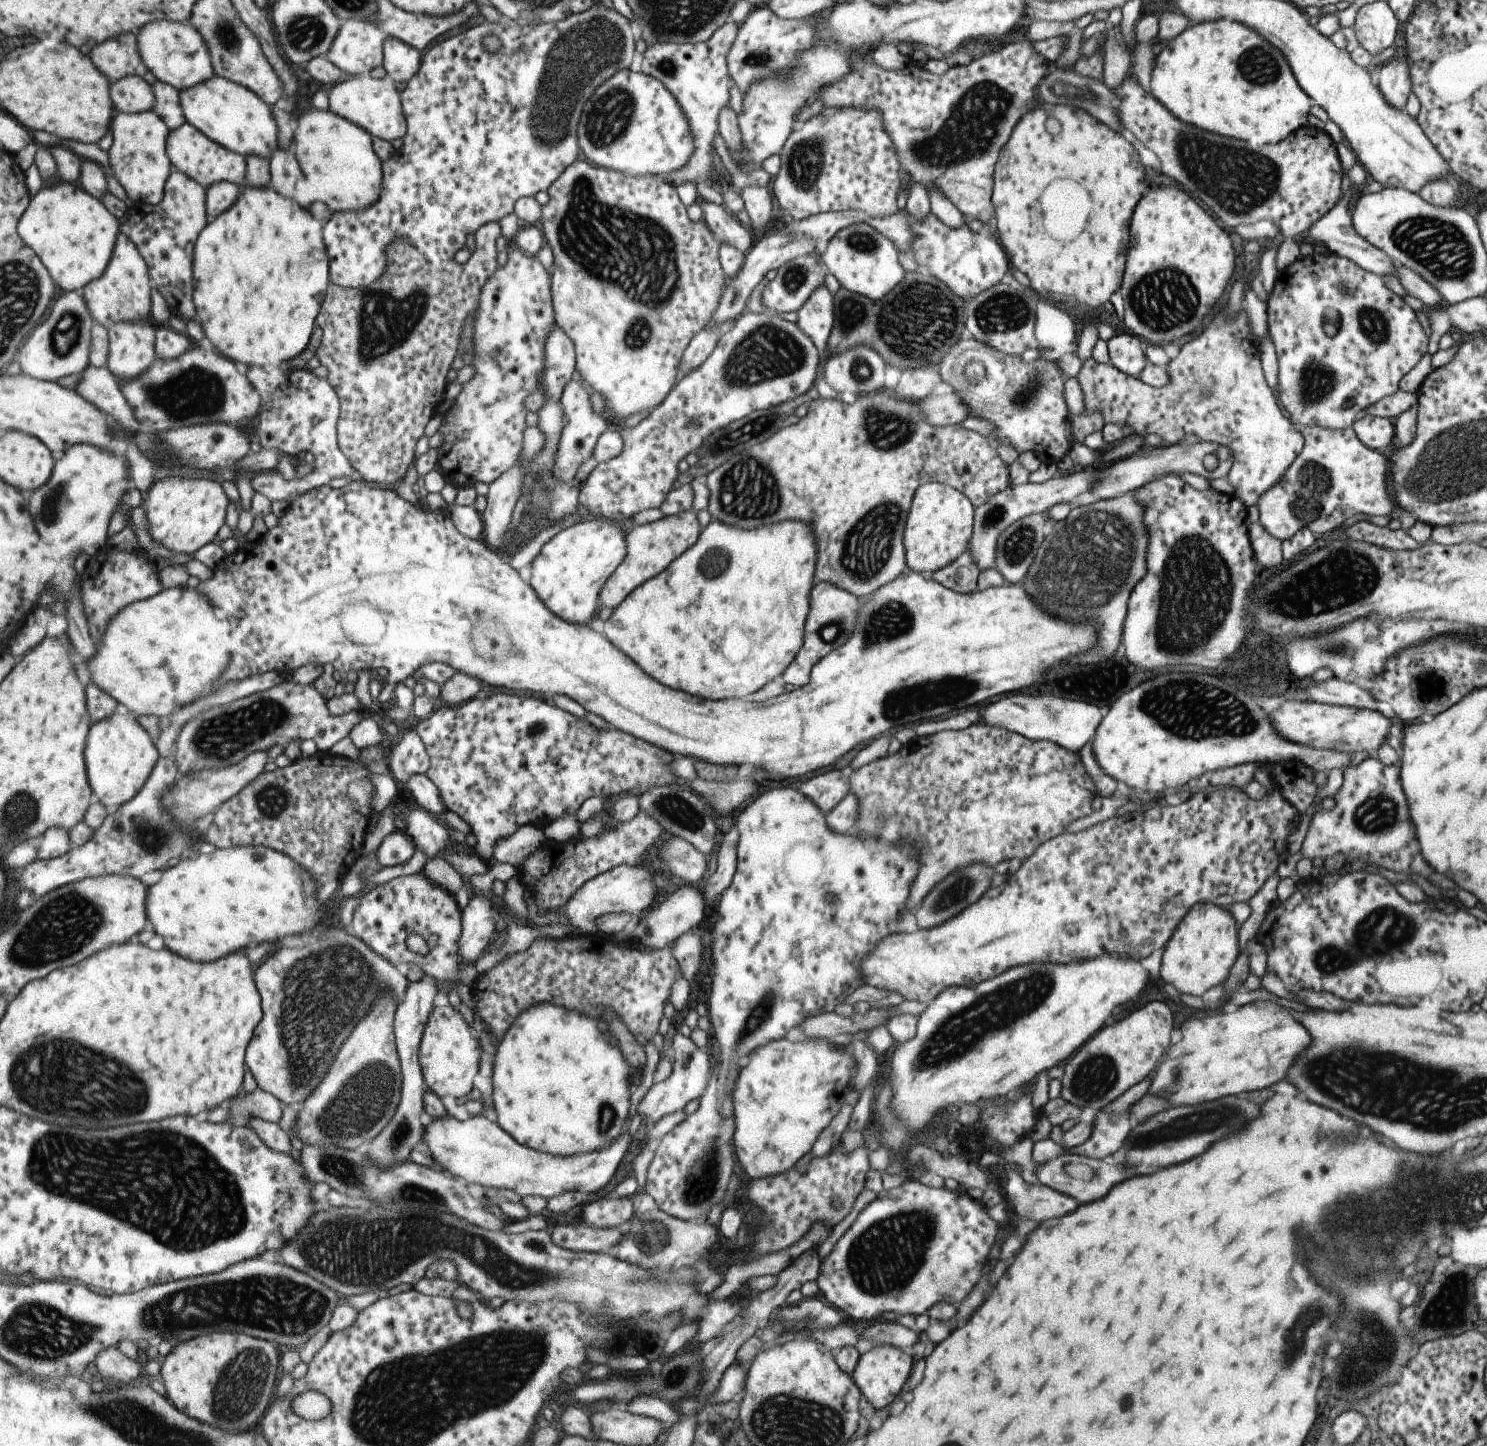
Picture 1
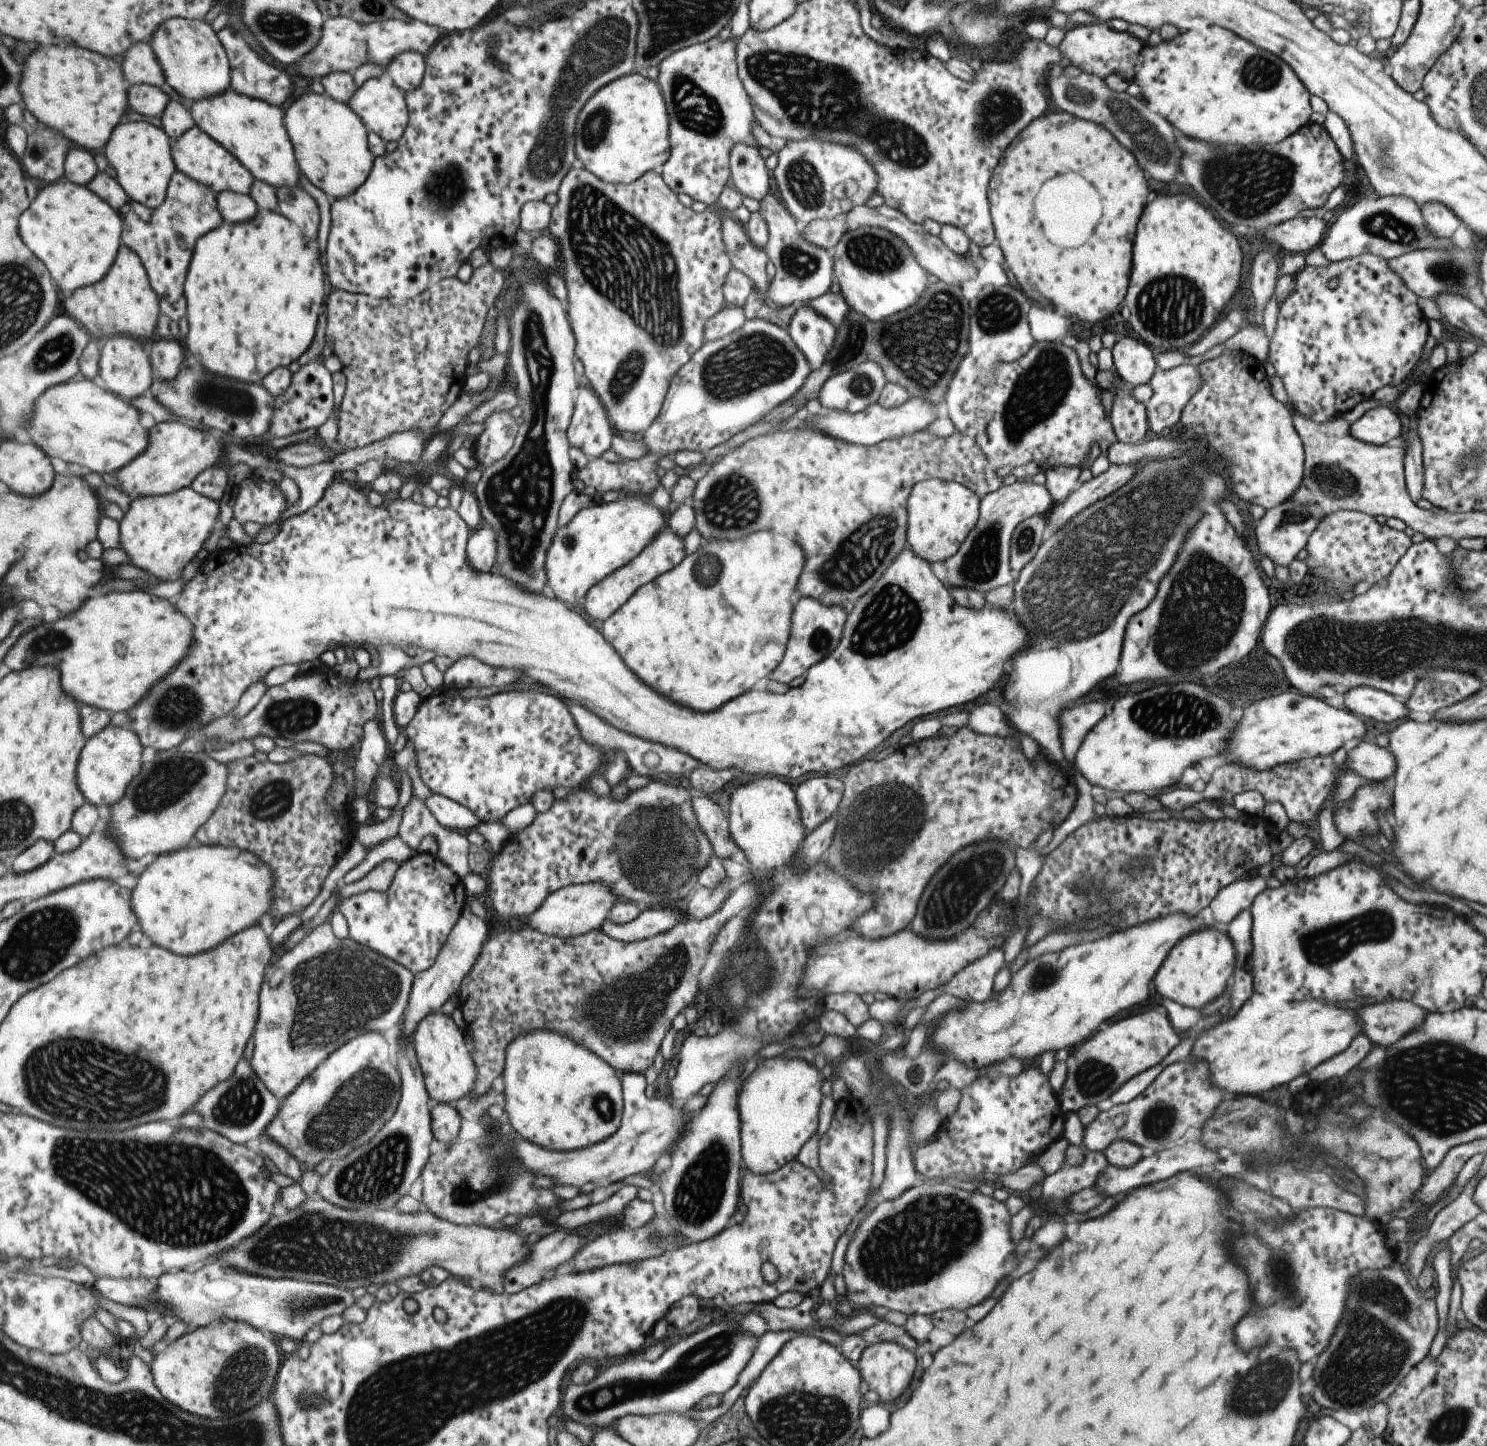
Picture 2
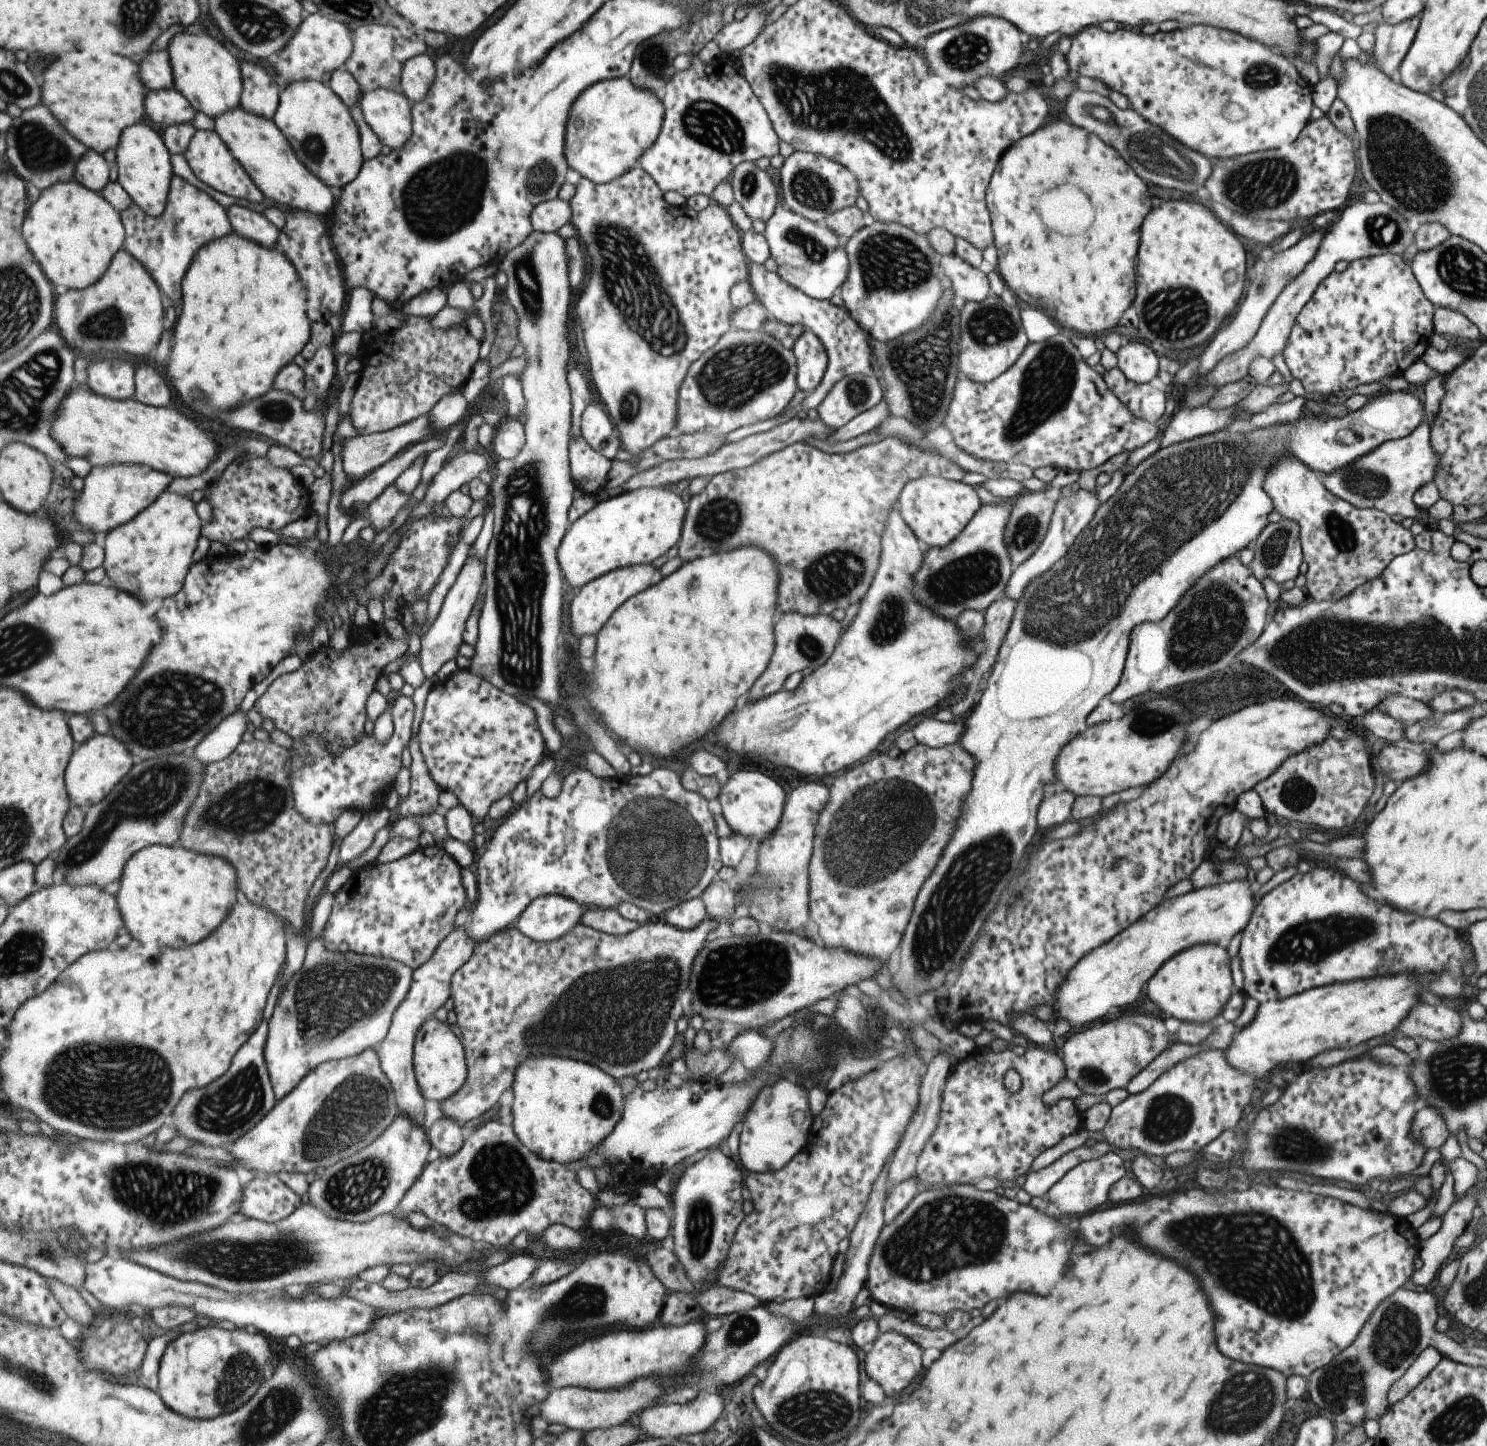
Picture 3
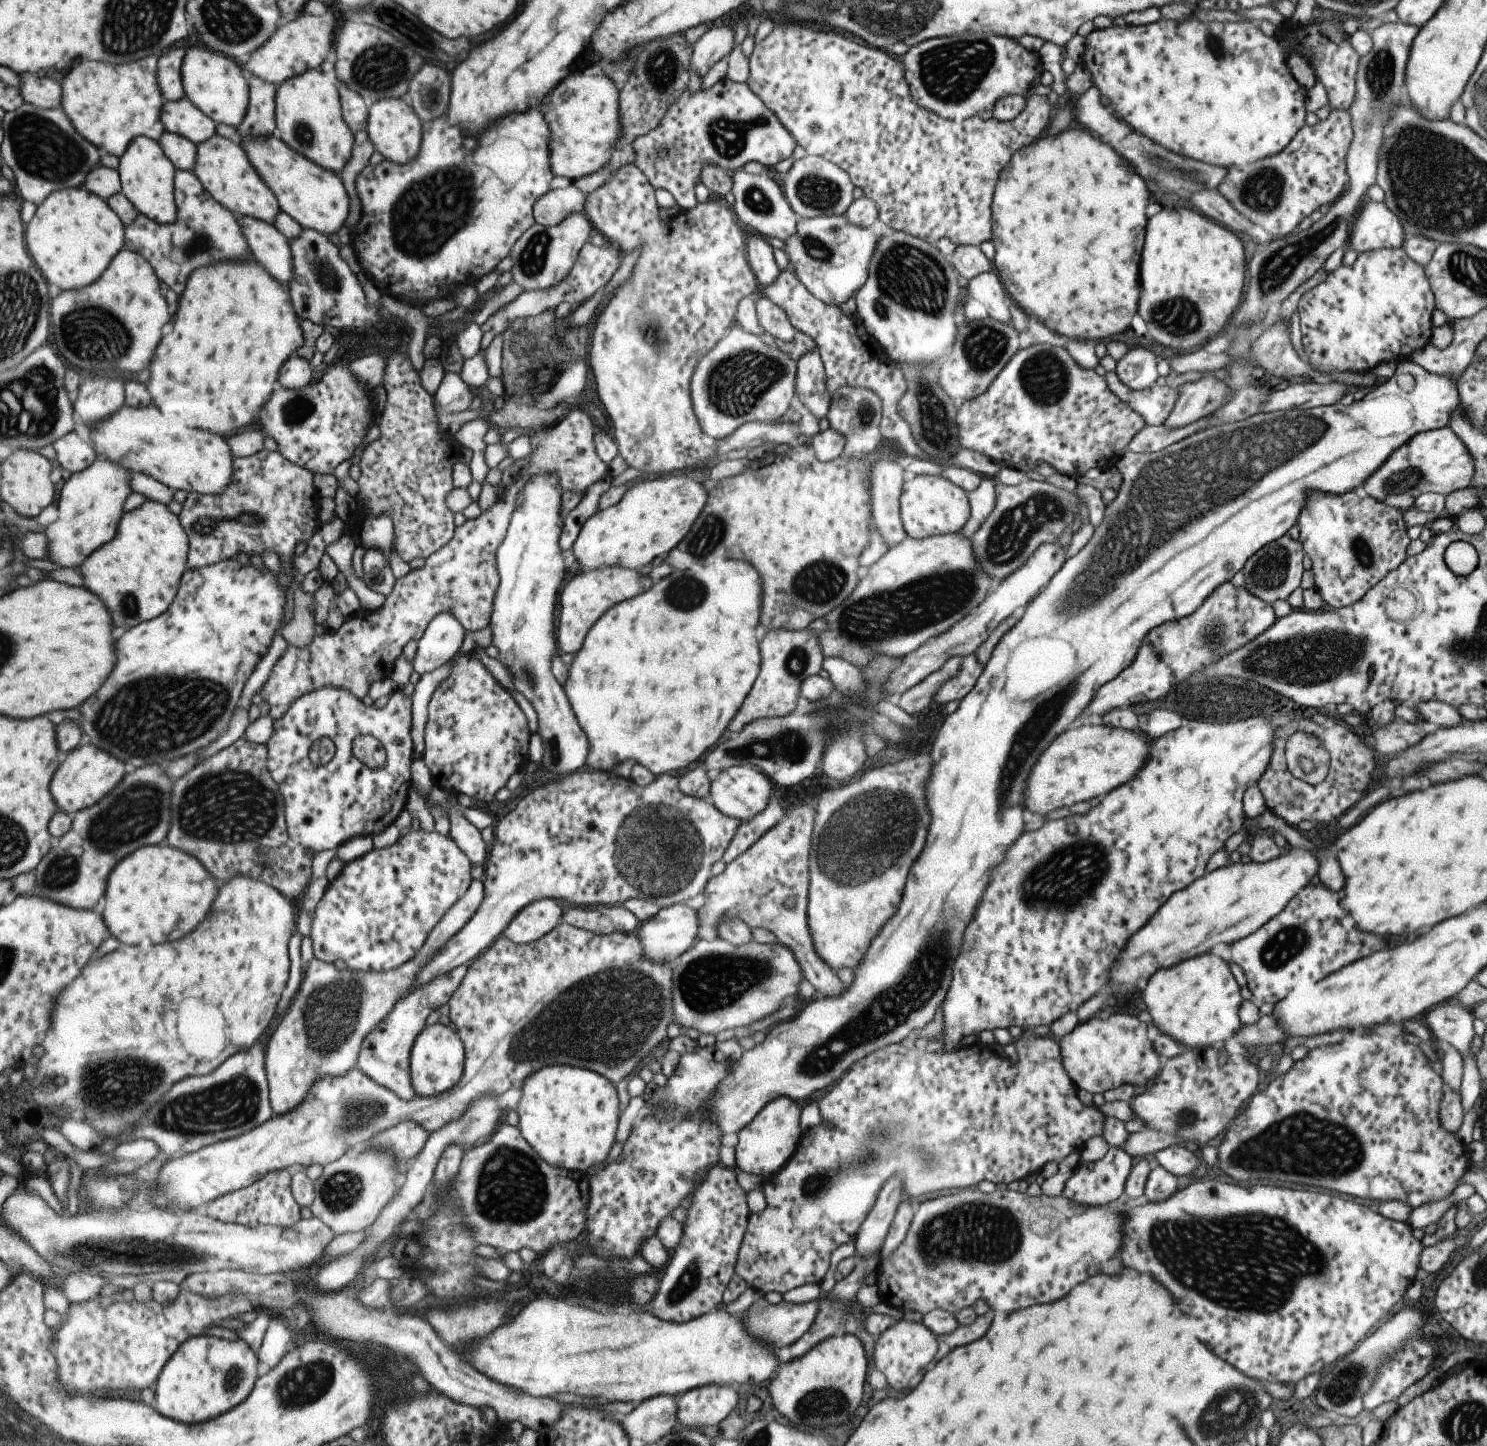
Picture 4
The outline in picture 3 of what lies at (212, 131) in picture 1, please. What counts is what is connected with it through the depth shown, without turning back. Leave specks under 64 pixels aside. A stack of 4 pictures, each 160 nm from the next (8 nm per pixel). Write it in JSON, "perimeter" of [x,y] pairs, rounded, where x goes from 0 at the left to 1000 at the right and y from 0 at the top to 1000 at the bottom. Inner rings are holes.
{"perimeter":[[[162,73],[147,80],[144,84],[146,93],[153,100],[179,137],[194,144],[215,148],[220,151],[223,149],[225,131],[206,115],[184,82],[169,78]]]}

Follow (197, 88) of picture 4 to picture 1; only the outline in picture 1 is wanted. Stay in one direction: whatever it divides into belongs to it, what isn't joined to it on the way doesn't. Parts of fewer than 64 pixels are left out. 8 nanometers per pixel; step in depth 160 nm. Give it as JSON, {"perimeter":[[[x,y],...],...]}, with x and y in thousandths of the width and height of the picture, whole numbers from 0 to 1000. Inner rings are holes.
{"perimeter":[[[103,14],[91,24],[92,35],[96,43],[104,54],[115,57],[120,63],[133,59],[144,51],[144,46],[141,33],[134,21],[126,14]]]}

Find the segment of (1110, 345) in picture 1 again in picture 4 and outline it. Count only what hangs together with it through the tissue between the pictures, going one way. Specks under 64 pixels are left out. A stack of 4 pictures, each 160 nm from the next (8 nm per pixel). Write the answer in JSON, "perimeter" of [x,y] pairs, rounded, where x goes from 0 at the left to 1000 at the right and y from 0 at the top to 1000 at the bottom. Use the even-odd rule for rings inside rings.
{"perimeter":[[[763,240],[758,242],[754,248],[751,250],[749,257],[752,262],[761,270],[767,270],[774,267],[778,263],[777,255],[779,248],[773,242]]]}

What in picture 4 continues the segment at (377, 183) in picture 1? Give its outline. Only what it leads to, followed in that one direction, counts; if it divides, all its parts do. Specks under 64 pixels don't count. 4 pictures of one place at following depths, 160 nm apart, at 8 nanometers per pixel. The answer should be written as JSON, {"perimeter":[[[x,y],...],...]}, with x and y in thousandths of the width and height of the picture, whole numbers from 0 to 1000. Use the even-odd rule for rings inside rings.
{"perimeter":[[[216,48],[198,53],[187,60],[186,70],[186,93],[201,107],[226,121],[237,108],[237,93],[231,84],[227,57]]]}

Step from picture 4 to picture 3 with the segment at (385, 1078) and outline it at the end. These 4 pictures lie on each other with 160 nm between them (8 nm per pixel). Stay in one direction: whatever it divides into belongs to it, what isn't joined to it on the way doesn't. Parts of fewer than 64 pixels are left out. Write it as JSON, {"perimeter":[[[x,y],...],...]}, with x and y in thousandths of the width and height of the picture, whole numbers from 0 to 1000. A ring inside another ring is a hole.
{"perimeter":[[[313,640],[303,642],[299,649],[293,655],[292,659],[280,670],[277,671],[276,680],[272,690],[268,694],[264,701],[262,712],[259,718],[251,726],[254,729],[256,737],[266,754],[269,770],[274,770],[284,779],[286,772],[285,759],[278,743],[277,725],[280,712],[291,703],[291,700],[303,690],[303,678],[305,673],[317,663],[319,650],[313,645]]]}

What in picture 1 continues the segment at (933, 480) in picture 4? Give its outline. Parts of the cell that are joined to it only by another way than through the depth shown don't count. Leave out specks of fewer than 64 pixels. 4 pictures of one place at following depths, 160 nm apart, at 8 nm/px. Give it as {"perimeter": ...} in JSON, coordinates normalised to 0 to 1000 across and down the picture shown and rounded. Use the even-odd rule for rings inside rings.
{"perimeter":[[[622,334],[618,335],[614,341],[612,351],[609,357],[607,368],[607,378],[608,379],[608,388],[611,395],[629,396],[640,390],[649,380],[654,369],[655,350],[644,338],[633,334]]]}

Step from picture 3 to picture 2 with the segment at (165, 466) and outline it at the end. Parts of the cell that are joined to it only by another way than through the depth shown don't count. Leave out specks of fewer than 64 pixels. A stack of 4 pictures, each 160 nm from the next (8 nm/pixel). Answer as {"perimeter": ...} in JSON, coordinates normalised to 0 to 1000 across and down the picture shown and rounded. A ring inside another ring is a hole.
{"perimeter":[[[53,260],[35,267],[25,275],[18,299],[32,314],[73,328],[81,326],[100,311],[100,298],[95,295],[93,284],[85,277]]]}

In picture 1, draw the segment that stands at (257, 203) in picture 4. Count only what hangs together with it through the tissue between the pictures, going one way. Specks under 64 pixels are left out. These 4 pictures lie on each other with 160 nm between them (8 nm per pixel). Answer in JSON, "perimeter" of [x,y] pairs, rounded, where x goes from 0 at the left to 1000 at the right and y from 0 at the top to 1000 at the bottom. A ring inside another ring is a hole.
{"perimeter":[[[124,84],[124,86],[114,91],[112,104],[118,118],[122,118],[128,121],[139,130],[150,125],[160,128],[165,126],[165,122],[166,122],[165,107],[154,104],[147,98],[143,98],[139,93],[137,93],[137,91],[128,84]]]}

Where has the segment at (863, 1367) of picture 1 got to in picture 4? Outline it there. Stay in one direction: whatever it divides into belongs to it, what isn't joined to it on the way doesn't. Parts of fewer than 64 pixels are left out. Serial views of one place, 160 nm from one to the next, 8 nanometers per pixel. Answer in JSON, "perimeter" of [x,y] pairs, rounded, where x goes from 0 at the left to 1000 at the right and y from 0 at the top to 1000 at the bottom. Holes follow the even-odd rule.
{"perimeter":[[[607,912],[601,914],[590,925],[586,939],[588,946],[595,952],[596,957],[601,961],[607,961],[610,954],[627,939],[630,934],[629,924],[624,920],[619,915],[611,915]]]}

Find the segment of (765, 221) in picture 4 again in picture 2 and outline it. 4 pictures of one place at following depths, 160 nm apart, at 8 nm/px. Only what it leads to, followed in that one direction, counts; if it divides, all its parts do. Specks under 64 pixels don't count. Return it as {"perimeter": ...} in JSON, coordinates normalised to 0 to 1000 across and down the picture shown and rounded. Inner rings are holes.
{"perimeter":[[[501,99],[492,101],[489,115],[490,127],[503,136],[511,139],[516,131],[517,122],[511,105]]]}

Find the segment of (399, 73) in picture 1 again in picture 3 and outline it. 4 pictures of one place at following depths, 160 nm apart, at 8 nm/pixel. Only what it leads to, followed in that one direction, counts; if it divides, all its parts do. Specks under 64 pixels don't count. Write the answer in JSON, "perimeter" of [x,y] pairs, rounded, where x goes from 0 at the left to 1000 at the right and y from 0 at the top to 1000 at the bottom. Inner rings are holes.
{"perimeter":[[[287,37],[274,40],[270,44],[268,55],[270,65],[276,72],[284,69],[287,62],[290,59],[292,50],[292,43],[287,39]]]}

